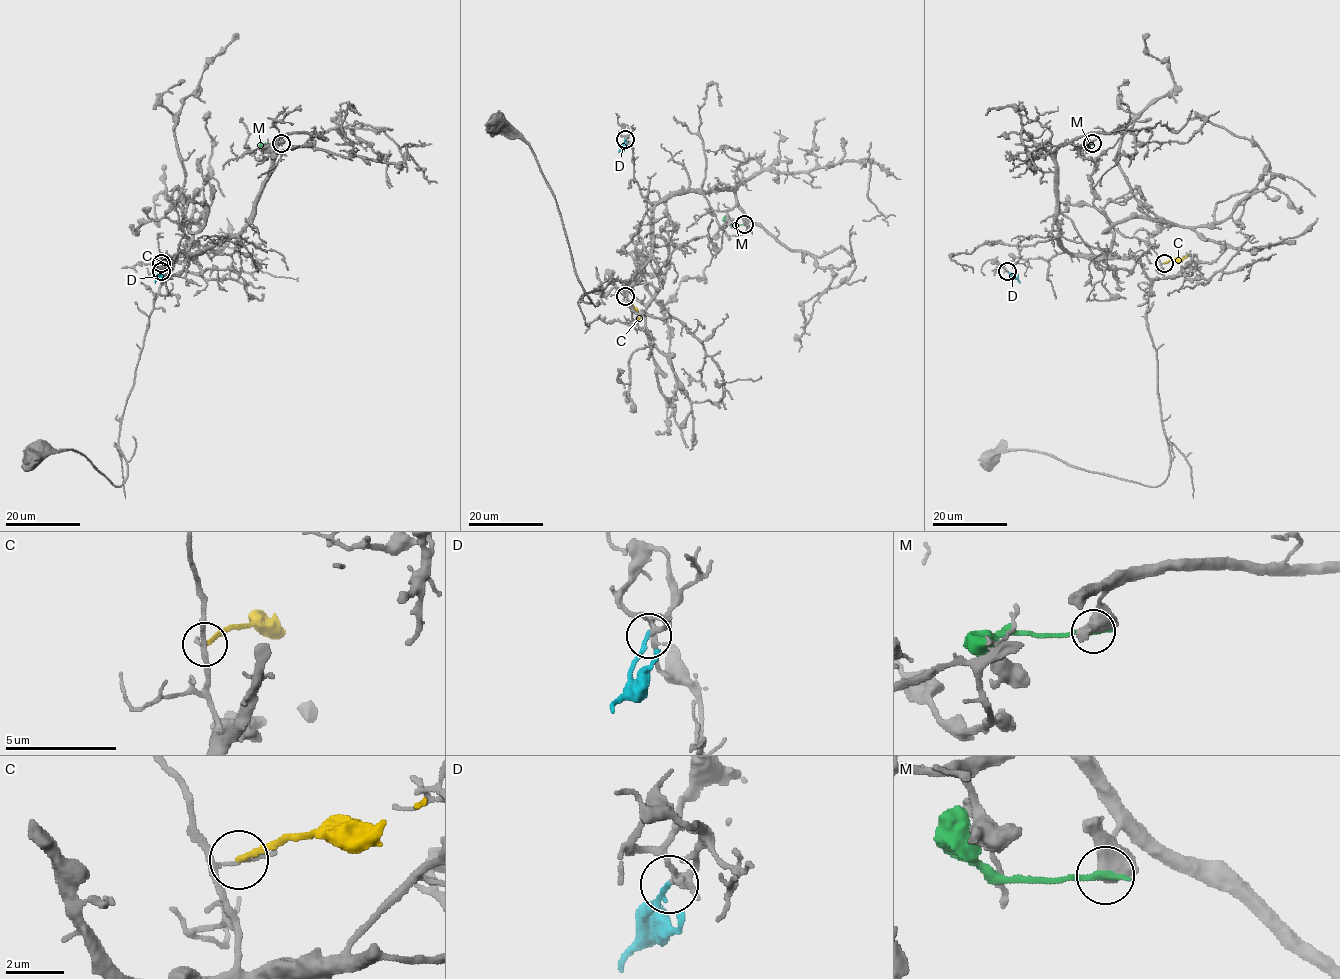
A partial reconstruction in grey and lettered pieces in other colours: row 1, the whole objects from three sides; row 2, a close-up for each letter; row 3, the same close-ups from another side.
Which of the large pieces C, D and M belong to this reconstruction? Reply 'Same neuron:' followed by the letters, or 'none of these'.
Same neuron: D

